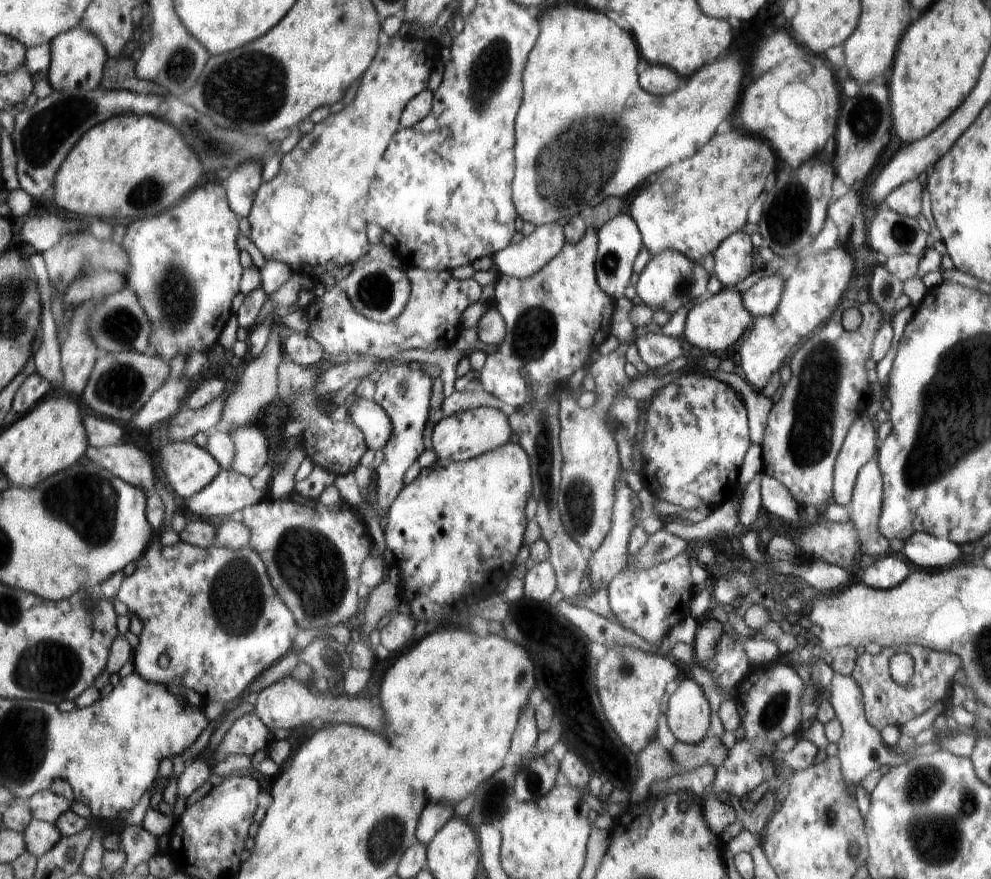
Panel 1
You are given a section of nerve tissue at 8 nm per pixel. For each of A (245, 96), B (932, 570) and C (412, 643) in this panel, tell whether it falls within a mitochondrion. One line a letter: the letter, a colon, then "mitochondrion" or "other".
A: mitochondrion
B: other
C: other

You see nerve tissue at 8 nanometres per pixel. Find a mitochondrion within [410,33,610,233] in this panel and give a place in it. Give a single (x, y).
(490, 71)

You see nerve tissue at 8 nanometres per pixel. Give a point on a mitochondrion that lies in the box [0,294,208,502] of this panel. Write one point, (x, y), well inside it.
(120, 387)

